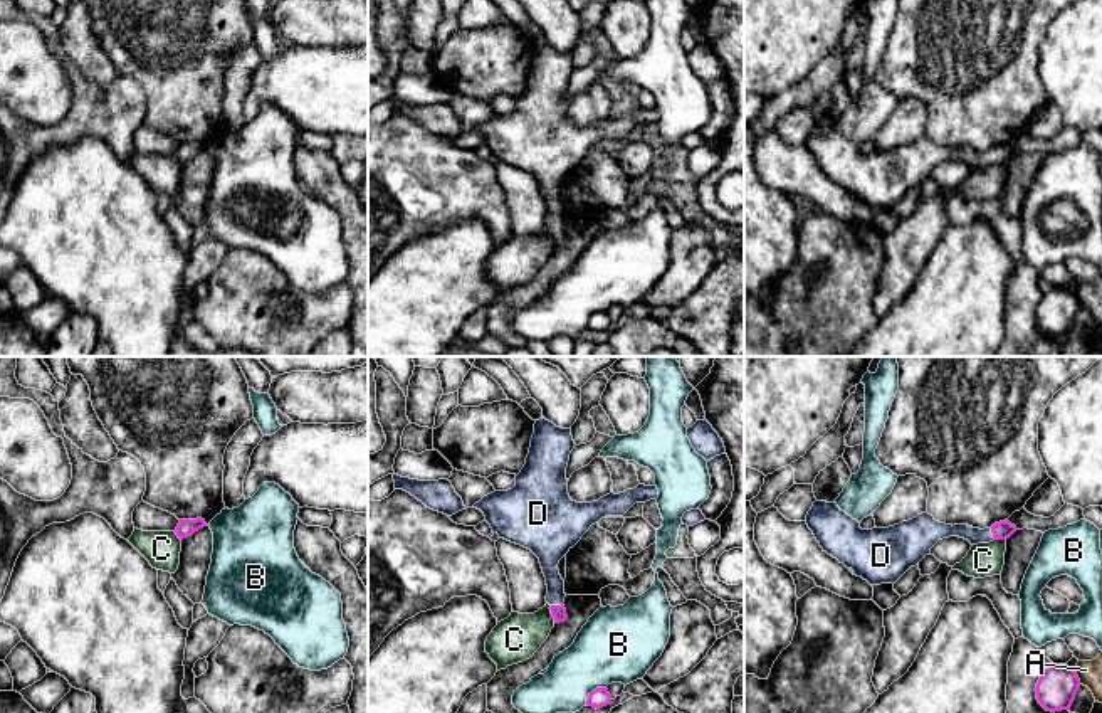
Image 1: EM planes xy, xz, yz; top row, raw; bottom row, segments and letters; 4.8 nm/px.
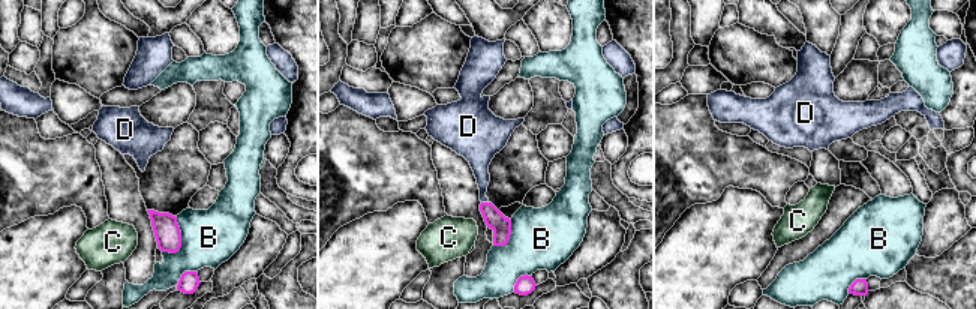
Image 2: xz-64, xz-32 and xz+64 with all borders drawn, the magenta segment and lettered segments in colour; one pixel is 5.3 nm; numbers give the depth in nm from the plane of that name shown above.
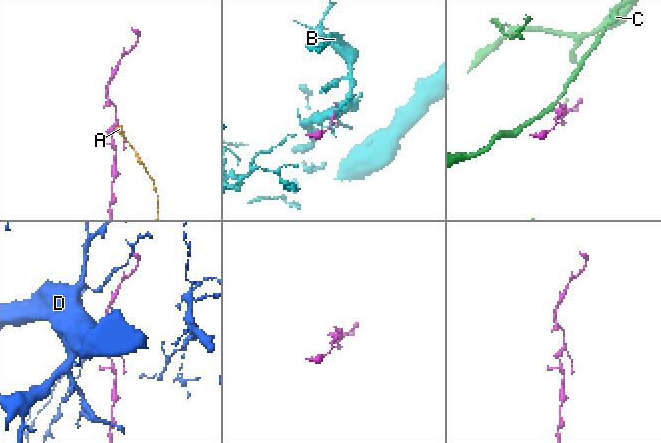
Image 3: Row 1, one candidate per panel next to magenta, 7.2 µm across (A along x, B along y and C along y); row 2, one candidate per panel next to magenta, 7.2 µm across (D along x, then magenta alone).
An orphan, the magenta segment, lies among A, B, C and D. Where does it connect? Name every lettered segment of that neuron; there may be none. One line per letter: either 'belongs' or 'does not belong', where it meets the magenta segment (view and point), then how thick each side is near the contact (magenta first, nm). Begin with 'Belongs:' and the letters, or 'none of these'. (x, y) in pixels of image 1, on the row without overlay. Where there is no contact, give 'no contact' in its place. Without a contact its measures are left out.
Belongs: D
A: does not belong; meets magenta in yz at (1077, 300); 190 nm thick on the magenta side, 120 nm on the other
B: does not belong; meets magenta in xz at (592, 315); 90 nm thick on the magenta side, 360 nm on the other
C: does not belong; meets magenta in xz at (551, 236); 70 nm thick on the magenta side, 220 nm on the other
D: belongs; meets magenta in xz at (556, 229); 70 nm thick on the magenta side, 110 nm on the other

